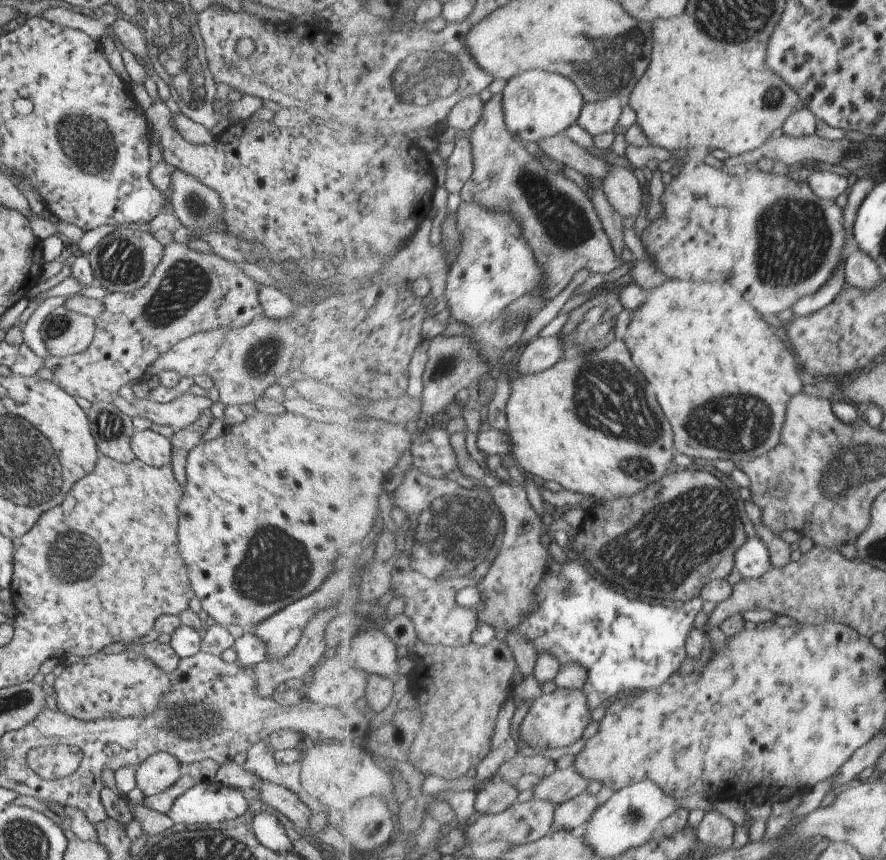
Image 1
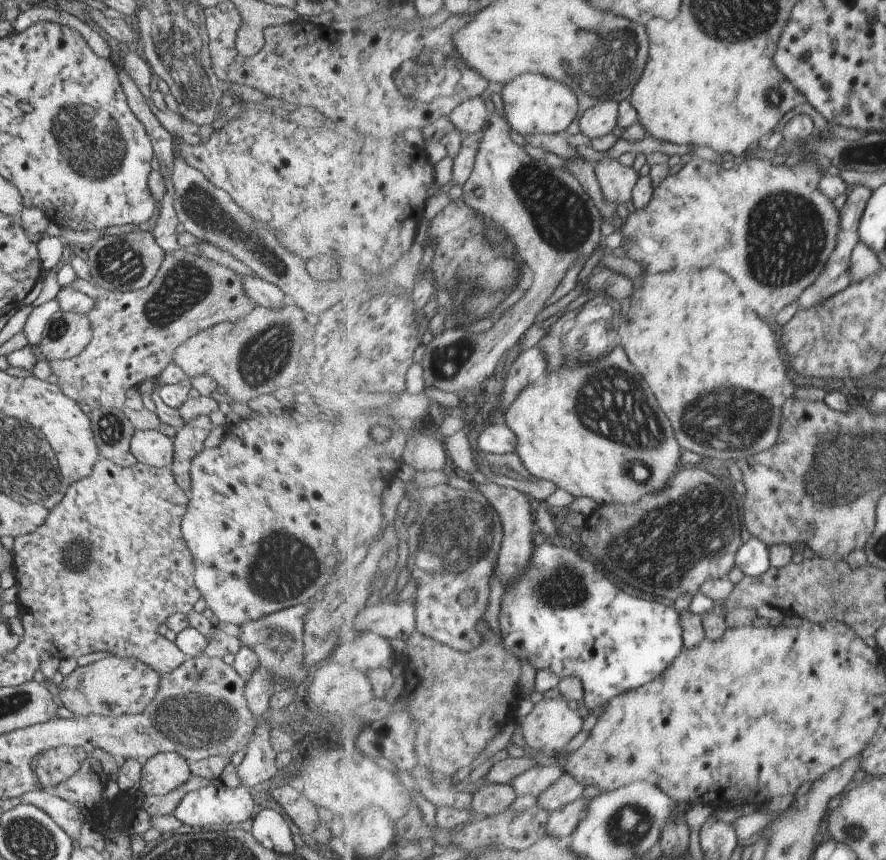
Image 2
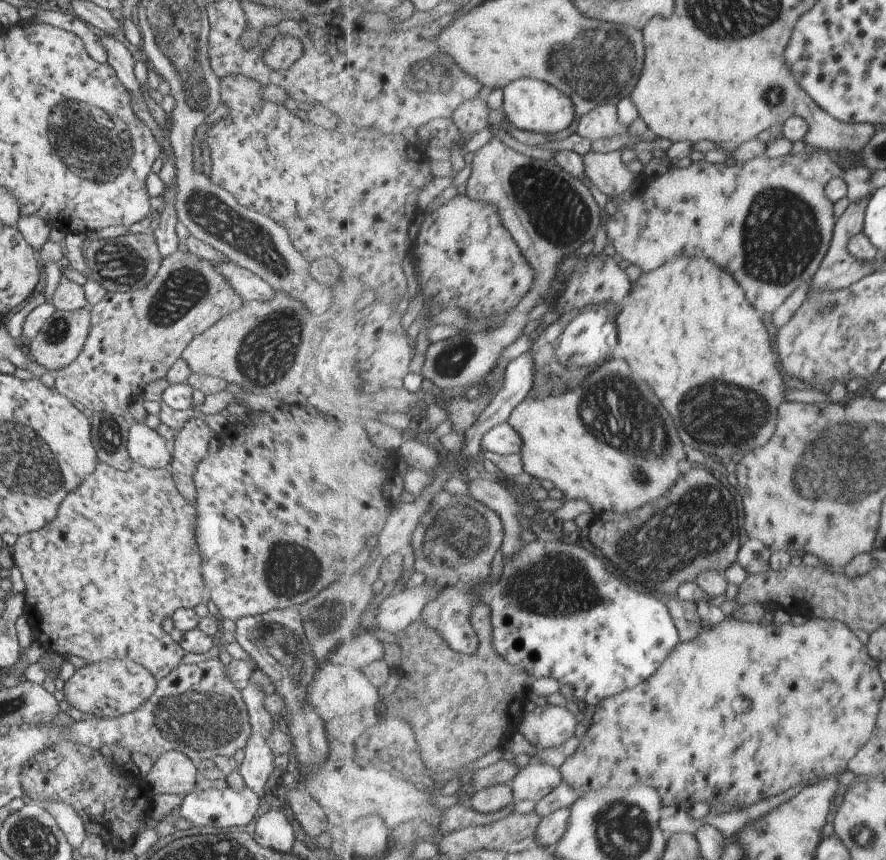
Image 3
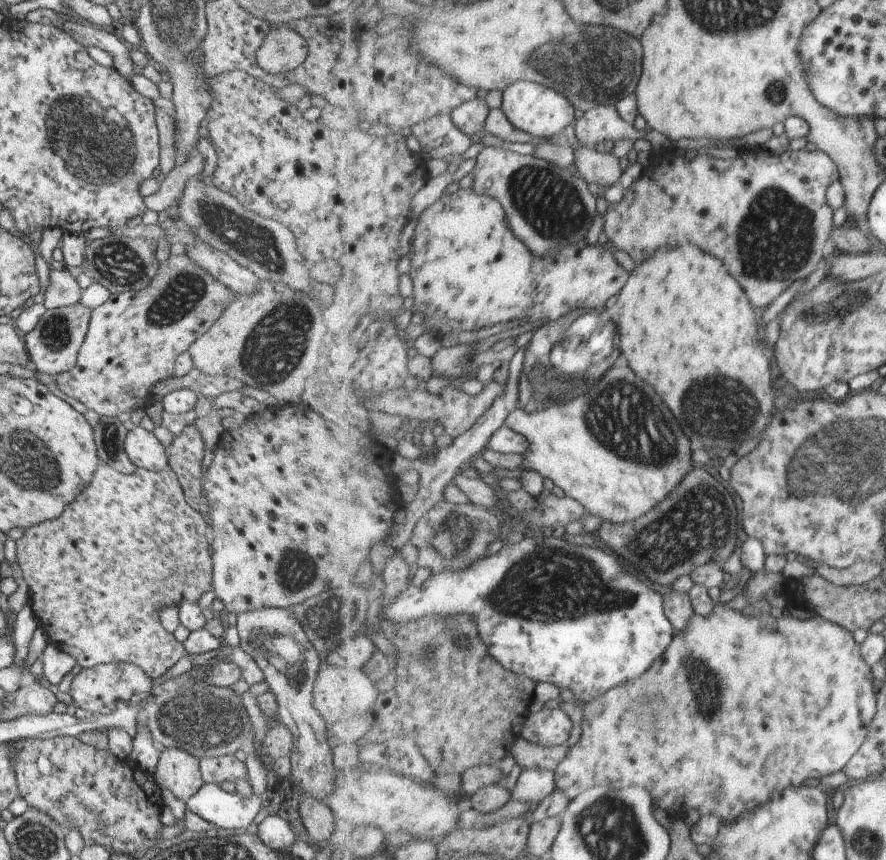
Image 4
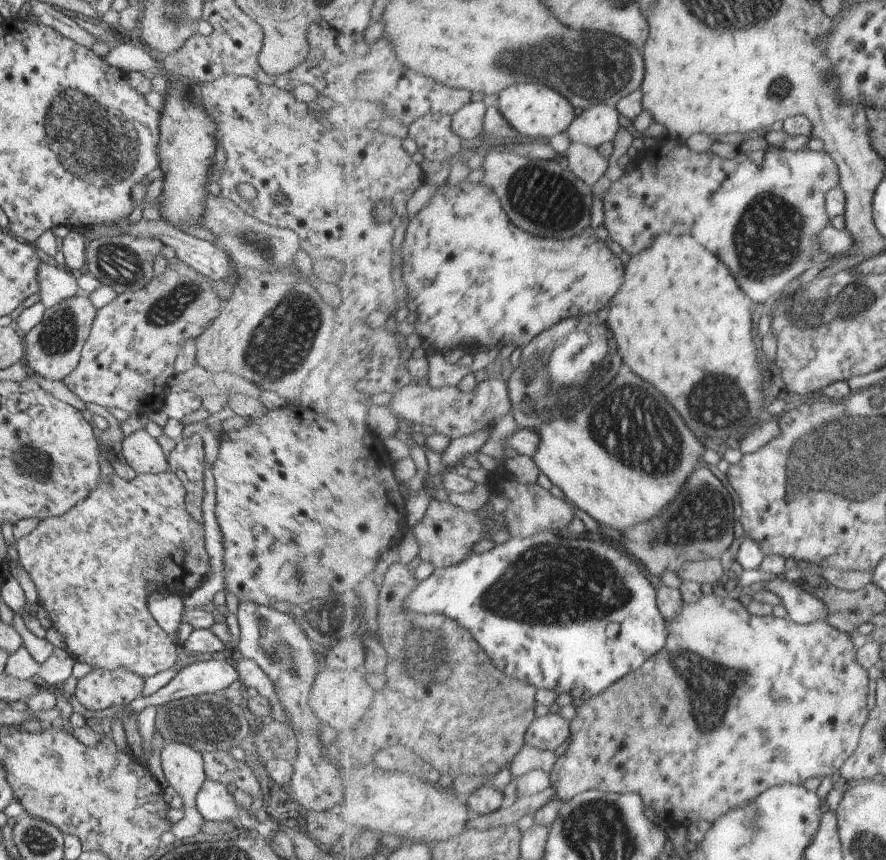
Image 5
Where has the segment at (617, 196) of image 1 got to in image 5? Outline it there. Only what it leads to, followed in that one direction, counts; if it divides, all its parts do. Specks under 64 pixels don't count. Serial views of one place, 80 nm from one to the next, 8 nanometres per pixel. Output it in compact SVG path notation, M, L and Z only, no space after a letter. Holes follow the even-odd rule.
M571 142L564 153L564 162L580 178L590 186L603 178L609 166L608 158L603 158L595 147L583 143Z

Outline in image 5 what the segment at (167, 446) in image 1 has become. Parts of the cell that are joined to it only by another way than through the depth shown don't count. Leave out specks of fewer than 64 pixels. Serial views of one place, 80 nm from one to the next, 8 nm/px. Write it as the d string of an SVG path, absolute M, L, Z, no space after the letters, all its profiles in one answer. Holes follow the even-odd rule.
M139 429L122 440L121 456L134 474L159 474L169 470L166 452L161 450L156 439Z

